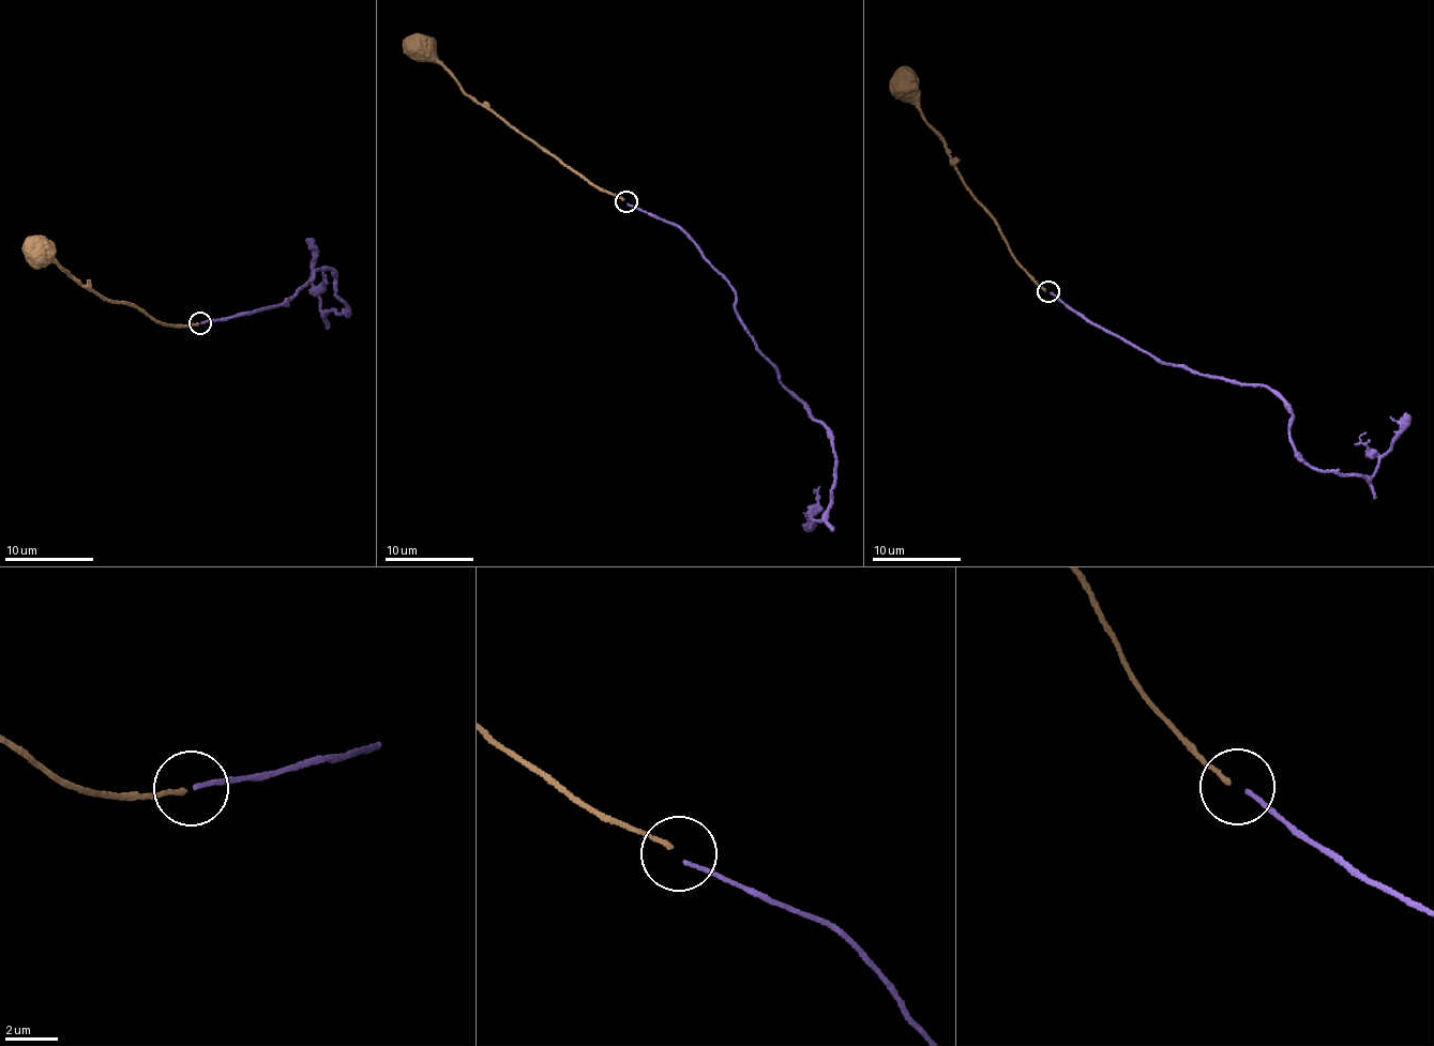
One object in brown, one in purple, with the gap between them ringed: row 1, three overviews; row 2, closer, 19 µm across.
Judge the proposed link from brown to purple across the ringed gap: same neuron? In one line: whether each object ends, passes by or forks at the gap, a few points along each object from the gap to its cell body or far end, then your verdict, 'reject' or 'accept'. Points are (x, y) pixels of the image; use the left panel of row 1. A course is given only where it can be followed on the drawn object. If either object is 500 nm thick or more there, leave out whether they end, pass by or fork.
brown ends | purple ends | brown via (199, 324), (169, 326), (124, 304), (110, 302), (36, 249) | purple via (200, 322), (286, 305), (319, 268), (332, 271), (335, 298), (348, 315), (323, 311), (306, 238) | accept

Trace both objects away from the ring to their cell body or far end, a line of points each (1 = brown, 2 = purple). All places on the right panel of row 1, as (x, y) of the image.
1: (1046, 291), (1025, 270), (975, 198), (946, 145), (917, 107), (915, 85), (909, 79), (905, 81)
2: (1051, 291), (1156, 360), (1267, 385), (1292, 414), (1294, 450), (1317, 469), (1371, 478), (1406, 412)

